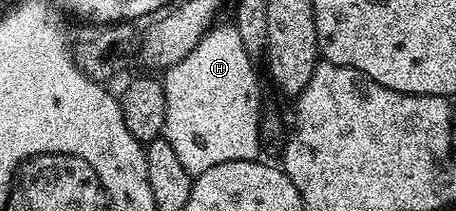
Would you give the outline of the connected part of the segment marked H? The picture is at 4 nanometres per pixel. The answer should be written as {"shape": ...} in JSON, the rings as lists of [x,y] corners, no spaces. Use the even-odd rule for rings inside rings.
{"shape":[[[231,22],[220,24],[209,29],[195,50],[163,72],[167,98],[163,137],[191,174],[211,170],[219,162],[255,160],[262,155],[259,123],[263,107],[253,70],[255,62],[247,54],[236,26]]]}

